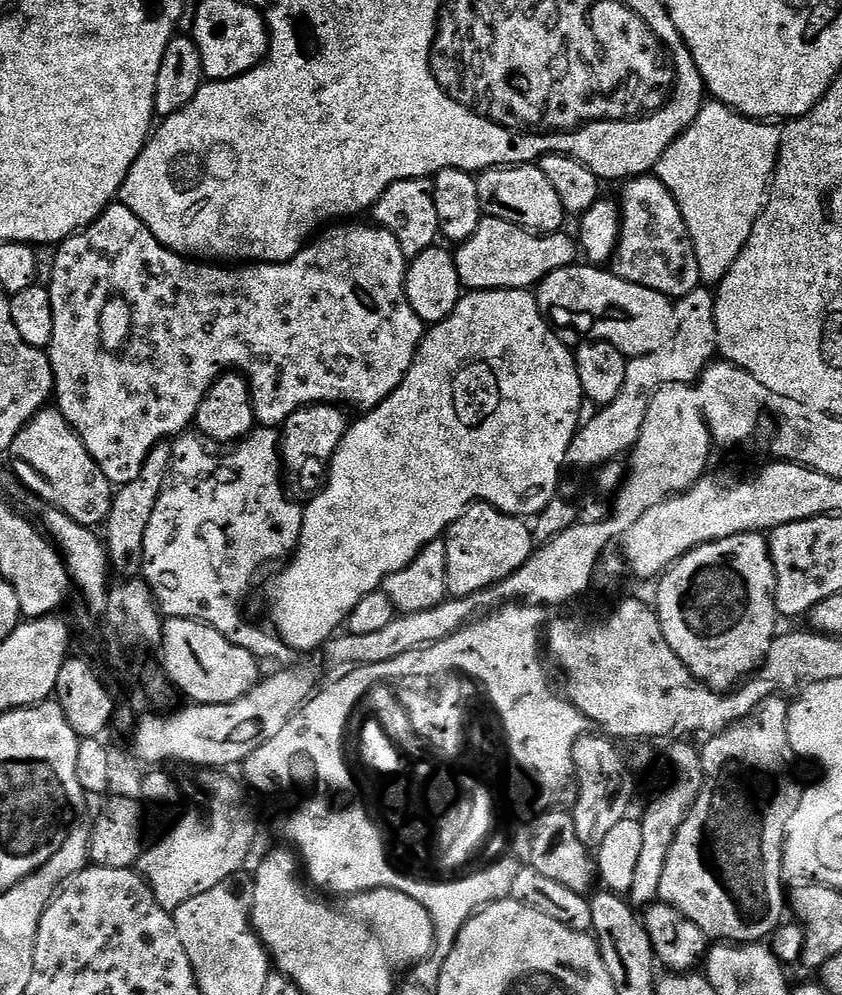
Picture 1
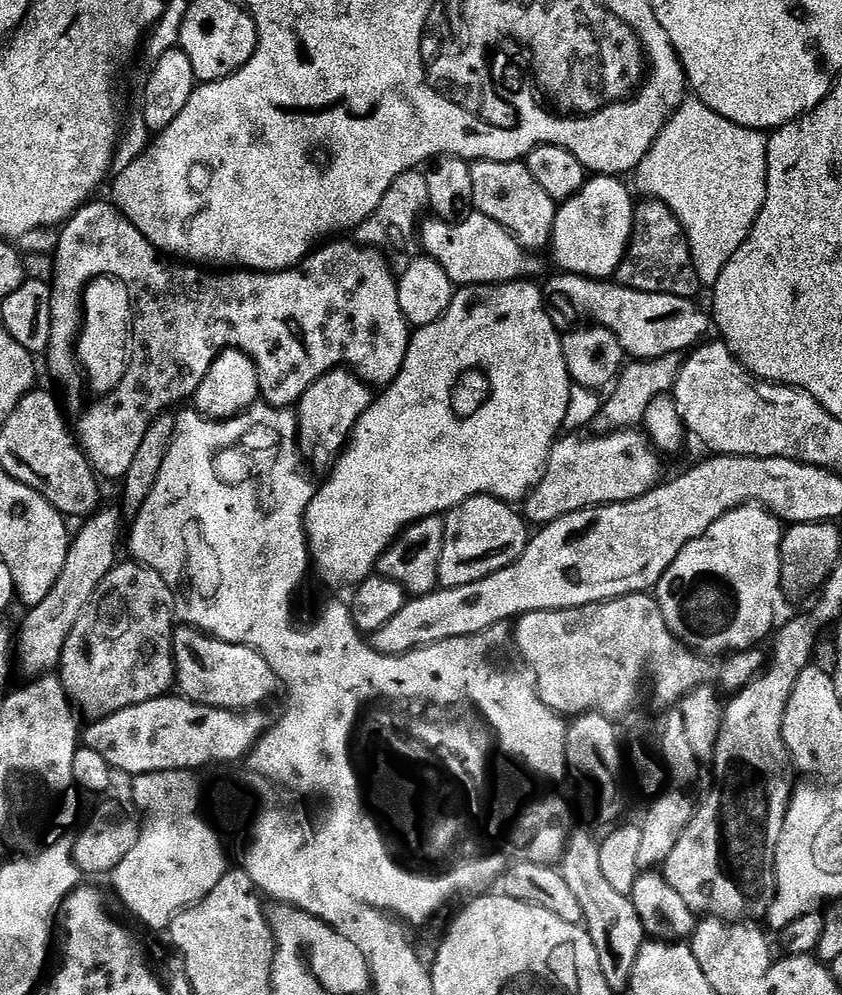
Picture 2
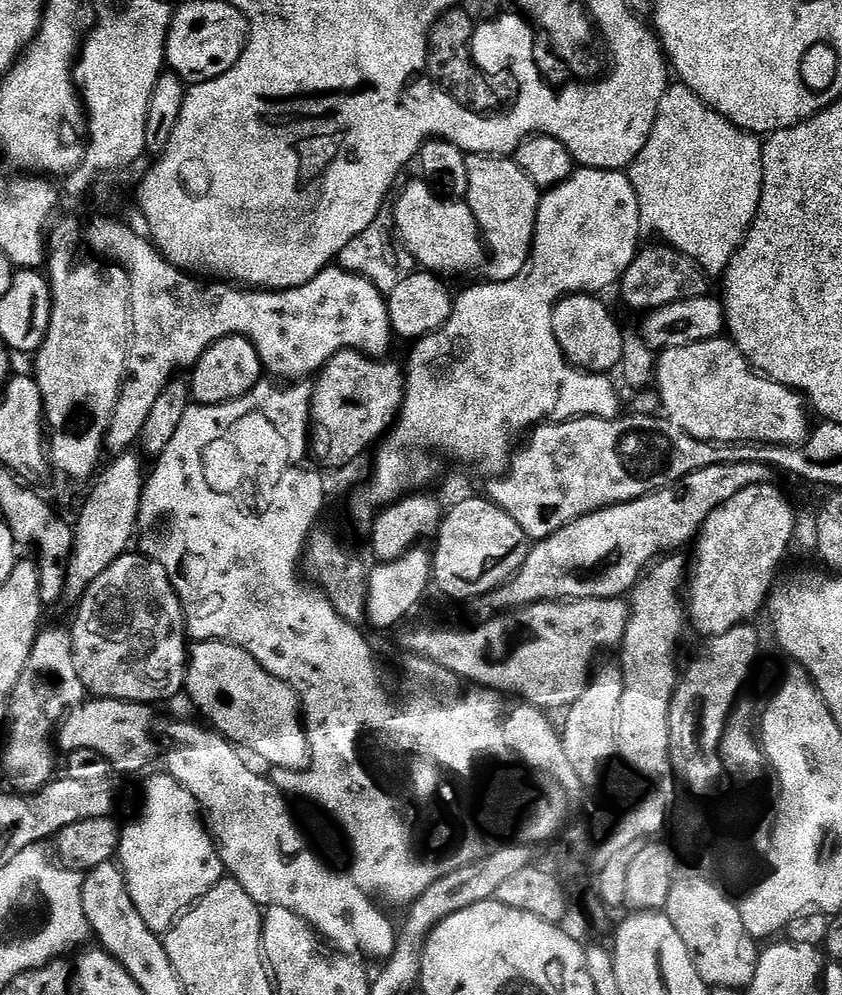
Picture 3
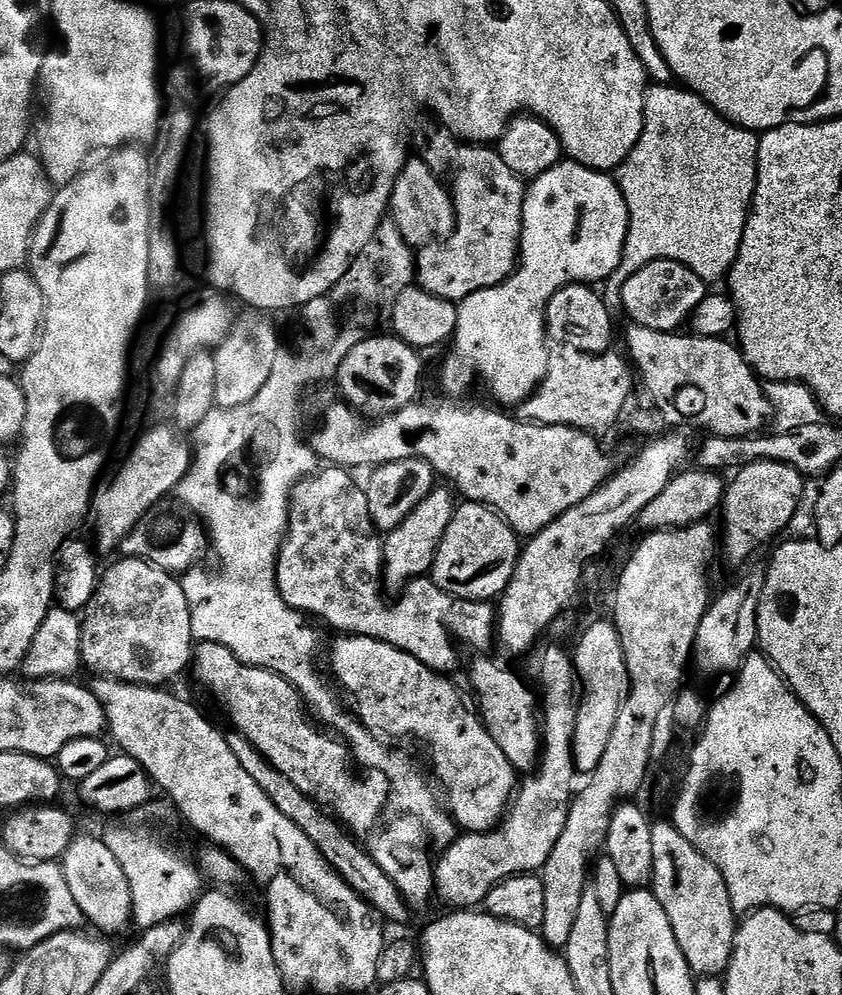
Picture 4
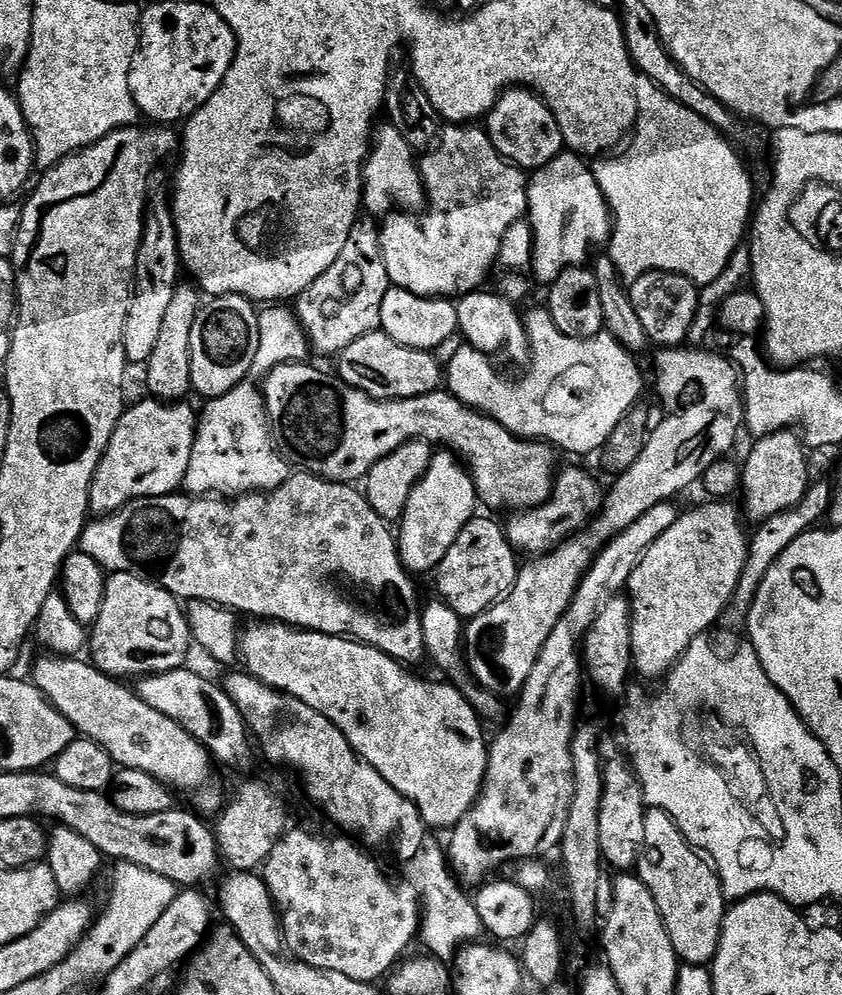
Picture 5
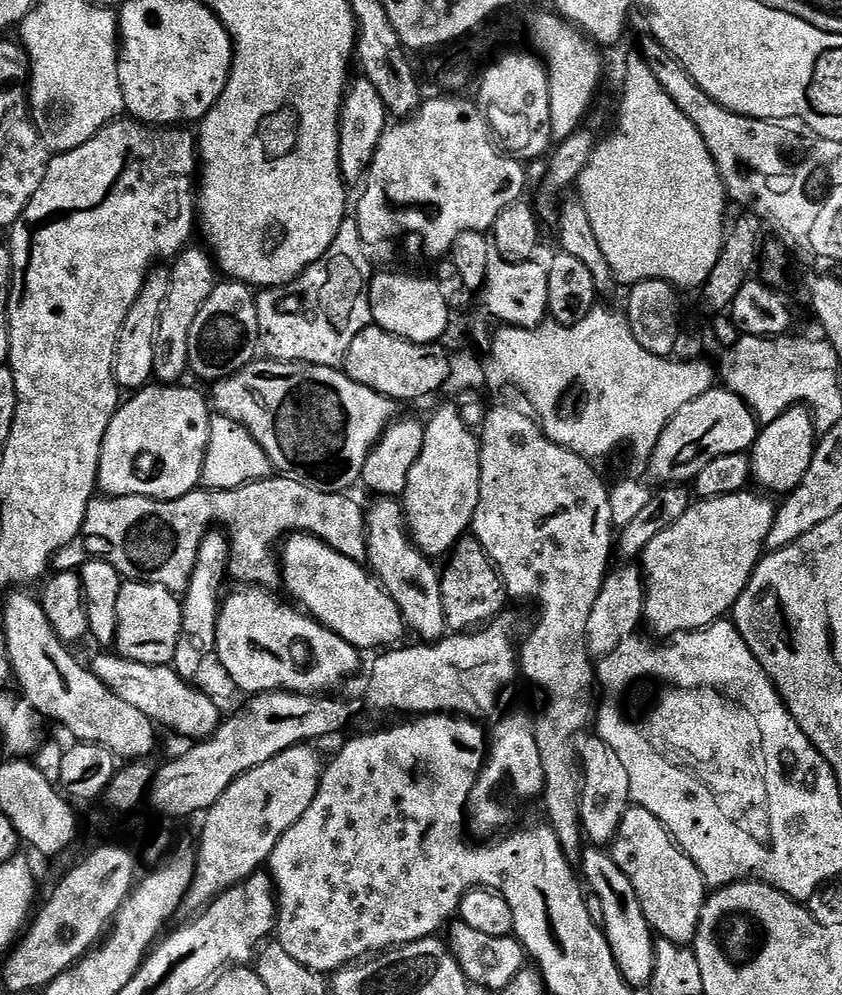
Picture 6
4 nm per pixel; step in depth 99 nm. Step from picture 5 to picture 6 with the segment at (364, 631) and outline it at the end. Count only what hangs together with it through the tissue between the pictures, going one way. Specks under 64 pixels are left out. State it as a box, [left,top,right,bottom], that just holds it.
[54,474,370,594]

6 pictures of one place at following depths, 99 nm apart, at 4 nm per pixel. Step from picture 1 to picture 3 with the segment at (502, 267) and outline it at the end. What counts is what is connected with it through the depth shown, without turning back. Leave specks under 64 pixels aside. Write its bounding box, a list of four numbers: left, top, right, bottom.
[394,179,486,274]

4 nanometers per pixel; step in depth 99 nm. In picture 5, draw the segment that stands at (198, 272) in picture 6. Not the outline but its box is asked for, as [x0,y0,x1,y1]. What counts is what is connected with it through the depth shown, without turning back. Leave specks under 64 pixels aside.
[146,287,202,402]

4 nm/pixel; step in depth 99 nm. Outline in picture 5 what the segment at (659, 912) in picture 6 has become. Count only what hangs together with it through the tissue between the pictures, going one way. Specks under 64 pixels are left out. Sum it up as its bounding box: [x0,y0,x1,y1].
[634,808,726,965]

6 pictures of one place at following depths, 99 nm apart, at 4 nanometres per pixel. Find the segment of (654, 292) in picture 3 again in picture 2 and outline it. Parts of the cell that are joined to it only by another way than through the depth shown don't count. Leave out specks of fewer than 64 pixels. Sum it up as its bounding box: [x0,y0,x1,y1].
[618,199,702,297]

